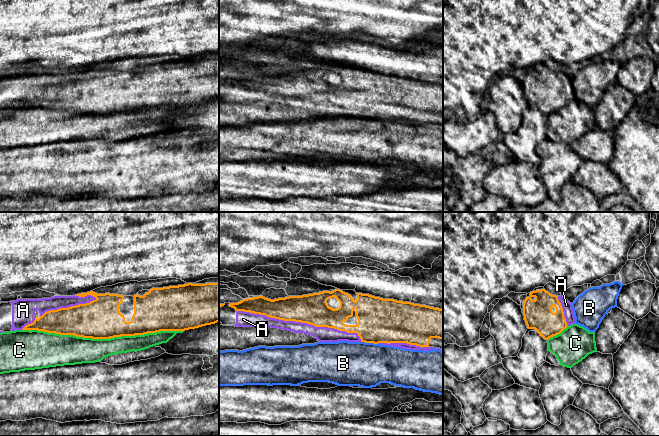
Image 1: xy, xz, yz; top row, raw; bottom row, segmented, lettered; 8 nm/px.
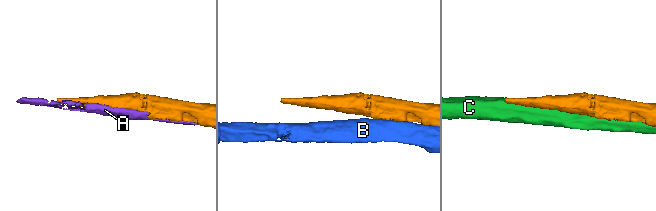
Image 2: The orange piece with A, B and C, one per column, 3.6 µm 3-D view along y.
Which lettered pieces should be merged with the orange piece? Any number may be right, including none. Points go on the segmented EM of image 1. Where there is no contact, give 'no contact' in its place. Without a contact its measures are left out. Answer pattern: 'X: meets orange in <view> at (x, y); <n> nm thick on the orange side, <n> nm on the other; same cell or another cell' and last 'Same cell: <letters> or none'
A: meets orange in xz at (300, 321); 240 nm thick on the orange side, 130 nm on the other; same cell
B: meets orange in xz at (370, 342); 360 nm thick on the orange side, 360 nm on the other; another cell
C: meets orange in xy at (103, 338); 320 nm thick on the orange side, 220 nm on the other; another cell
Same cell: A

